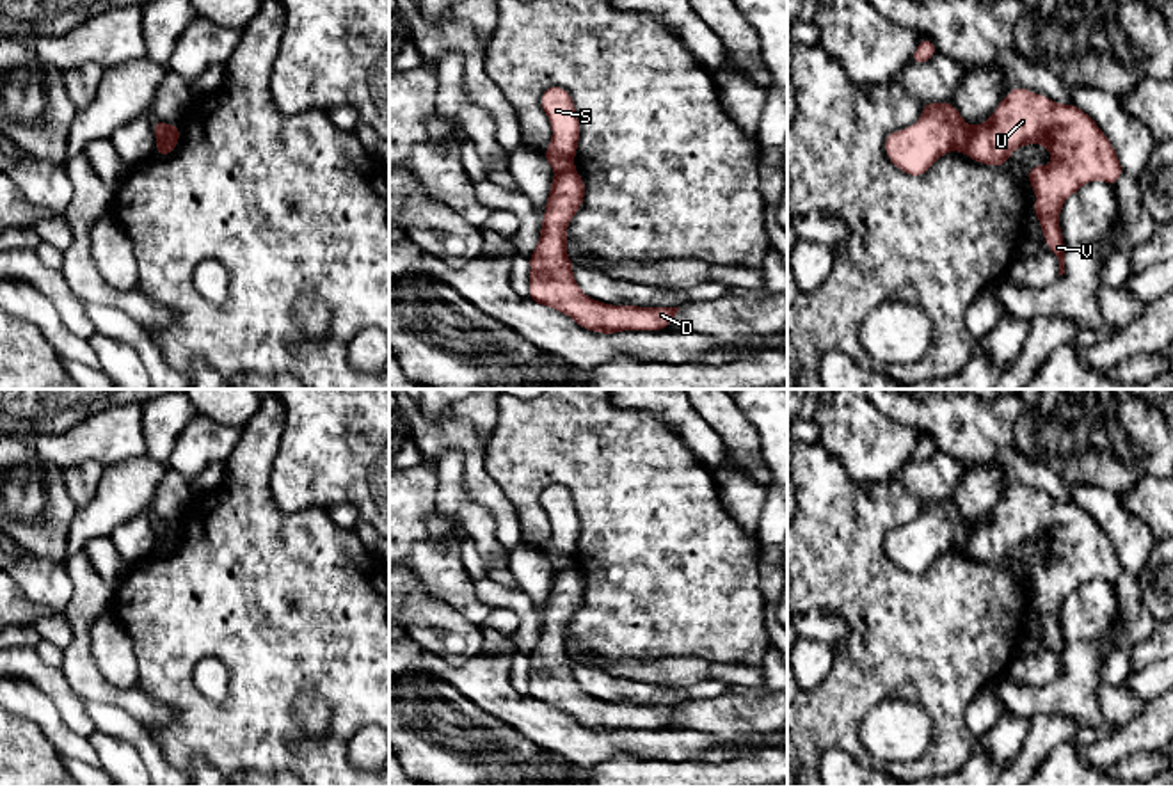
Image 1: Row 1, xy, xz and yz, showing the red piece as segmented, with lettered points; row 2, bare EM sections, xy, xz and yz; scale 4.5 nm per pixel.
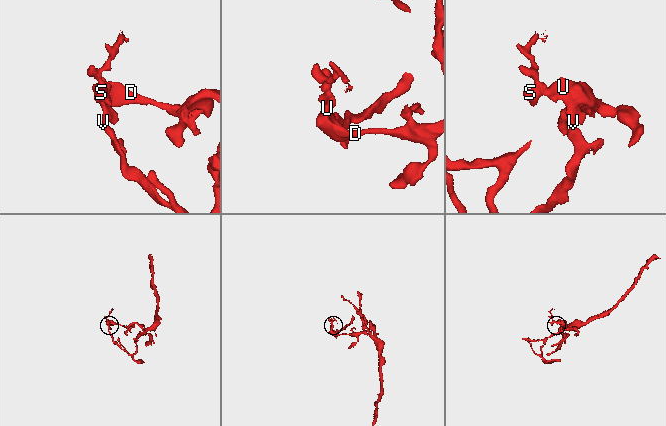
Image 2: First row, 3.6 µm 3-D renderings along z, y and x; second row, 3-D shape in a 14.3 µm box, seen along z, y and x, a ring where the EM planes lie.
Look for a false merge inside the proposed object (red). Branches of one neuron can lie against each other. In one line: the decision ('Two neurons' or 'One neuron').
Two neurons

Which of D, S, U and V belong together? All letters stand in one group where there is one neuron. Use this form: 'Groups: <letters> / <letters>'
Groups: D U V / S

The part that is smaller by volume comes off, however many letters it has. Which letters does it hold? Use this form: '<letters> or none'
S

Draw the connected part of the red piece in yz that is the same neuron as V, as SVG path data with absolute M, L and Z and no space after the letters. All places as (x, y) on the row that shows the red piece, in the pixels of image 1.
M1022 87L1008 91L988 121L970 126L965 153L979 163L1002 167L1013 151L1027 144L1043 144L1054 158L1050 165L1031 167L1027 178L1036 192L1033 211L1063 275L1063 203L1095 179L1113 187L1123 169L1113 144L1086 112Z

